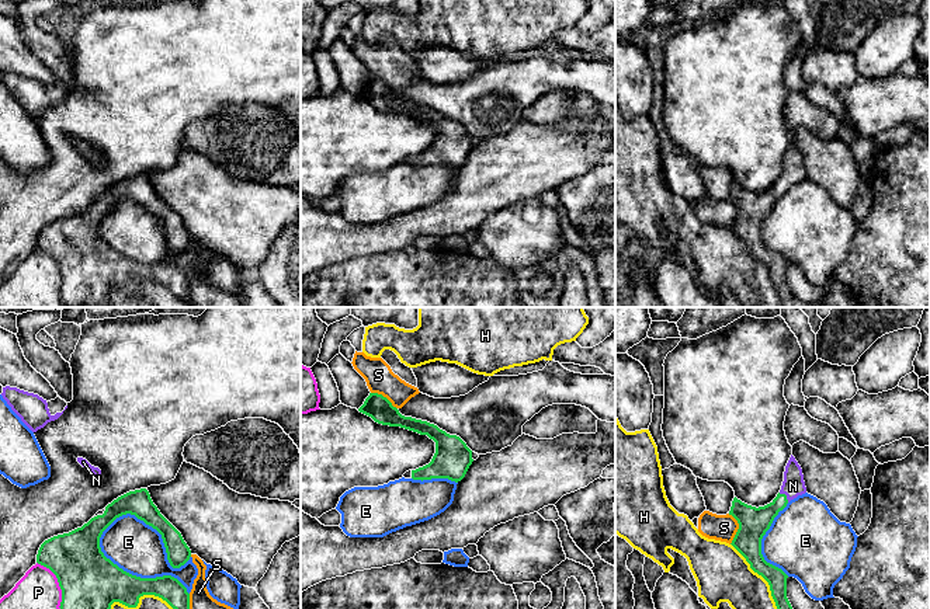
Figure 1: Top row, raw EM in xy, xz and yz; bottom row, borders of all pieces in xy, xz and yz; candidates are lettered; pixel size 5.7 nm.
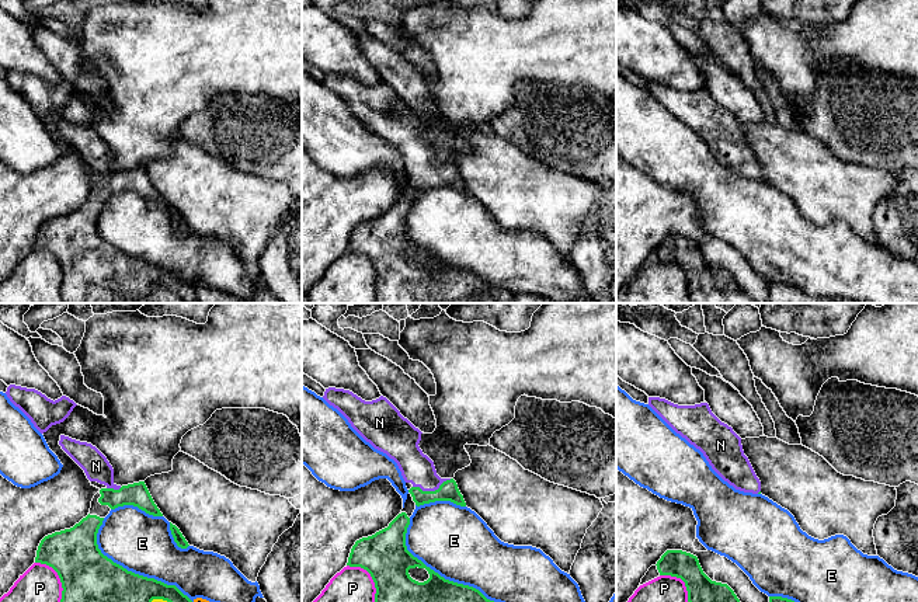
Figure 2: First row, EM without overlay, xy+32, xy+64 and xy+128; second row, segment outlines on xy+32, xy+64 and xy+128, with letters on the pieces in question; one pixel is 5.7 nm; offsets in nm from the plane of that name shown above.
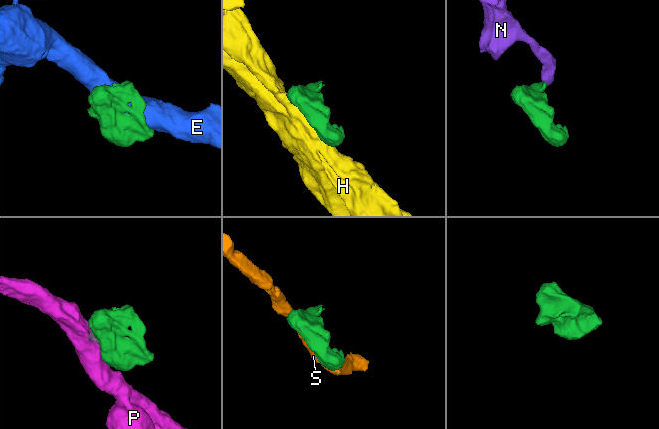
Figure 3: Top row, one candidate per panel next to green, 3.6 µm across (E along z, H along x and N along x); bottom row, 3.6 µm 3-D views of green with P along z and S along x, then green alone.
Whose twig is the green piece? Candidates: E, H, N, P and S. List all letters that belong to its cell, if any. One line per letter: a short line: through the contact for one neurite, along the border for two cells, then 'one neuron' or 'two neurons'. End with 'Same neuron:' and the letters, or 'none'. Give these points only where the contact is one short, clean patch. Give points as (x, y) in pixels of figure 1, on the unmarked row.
E: two neurons
H: two neurons
N: line yz (753, 208), (760, 205), (786, 181), (793, 171); one neuron
P: two neurons
S: two neurons
Same neuron: N

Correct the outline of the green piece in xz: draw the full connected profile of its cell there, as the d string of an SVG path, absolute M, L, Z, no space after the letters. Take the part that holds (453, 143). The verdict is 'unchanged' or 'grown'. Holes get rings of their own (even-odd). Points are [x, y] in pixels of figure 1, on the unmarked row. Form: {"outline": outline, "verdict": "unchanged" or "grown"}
{"outline": "M369 79L360 98L371 102L375 108L389 112L400 112L420 121L427 121L435 128L435 139L431 147L412 156L413 166L448 164L461 167L472 150L472 136L457 121L450 121L427 107L405 102L392 88L378 79Z", "verdict": "unchanged"}

